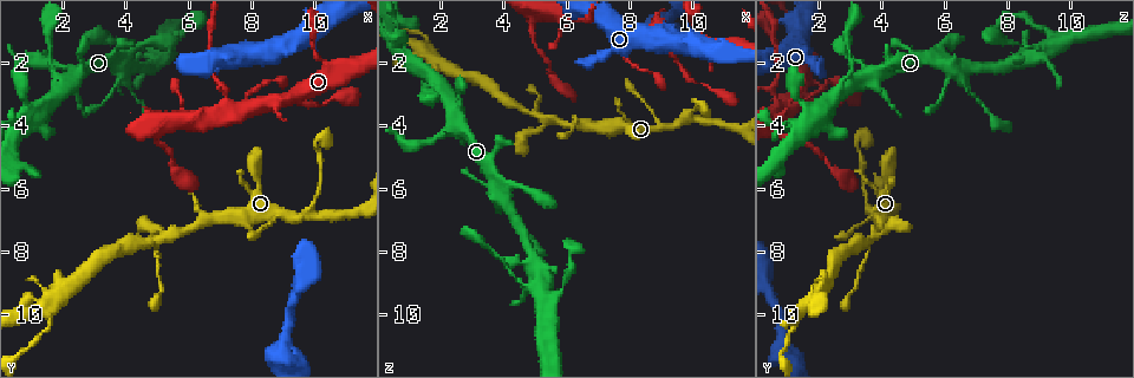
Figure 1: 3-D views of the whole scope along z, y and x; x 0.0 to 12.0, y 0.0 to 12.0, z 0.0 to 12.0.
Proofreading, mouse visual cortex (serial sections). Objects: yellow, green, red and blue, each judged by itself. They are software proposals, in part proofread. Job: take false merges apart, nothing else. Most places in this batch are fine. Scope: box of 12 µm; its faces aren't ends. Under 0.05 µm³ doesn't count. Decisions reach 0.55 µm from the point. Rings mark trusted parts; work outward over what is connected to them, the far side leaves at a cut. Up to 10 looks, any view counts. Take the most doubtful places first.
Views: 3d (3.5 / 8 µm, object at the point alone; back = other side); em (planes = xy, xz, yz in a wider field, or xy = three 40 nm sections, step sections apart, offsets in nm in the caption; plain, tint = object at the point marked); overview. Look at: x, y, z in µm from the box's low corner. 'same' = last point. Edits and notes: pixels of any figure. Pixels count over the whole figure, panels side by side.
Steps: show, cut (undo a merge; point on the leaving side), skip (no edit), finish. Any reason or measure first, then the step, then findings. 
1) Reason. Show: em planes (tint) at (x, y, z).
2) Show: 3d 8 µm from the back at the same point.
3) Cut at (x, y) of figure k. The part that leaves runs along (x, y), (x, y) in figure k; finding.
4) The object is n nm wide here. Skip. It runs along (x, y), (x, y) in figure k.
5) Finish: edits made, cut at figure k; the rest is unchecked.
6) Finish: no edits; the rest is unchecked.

Arms part here. Show: 3d 8 µm at (9.8, 6.7, 3.7).

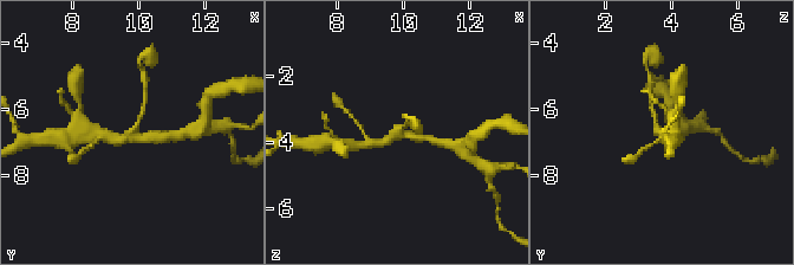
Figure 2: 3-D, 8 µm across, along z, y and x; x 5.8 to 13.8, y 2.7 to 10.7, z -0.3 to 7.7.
Closer look. Show: 3d 3.5 µm at (9.8, 6.7, 3.9).

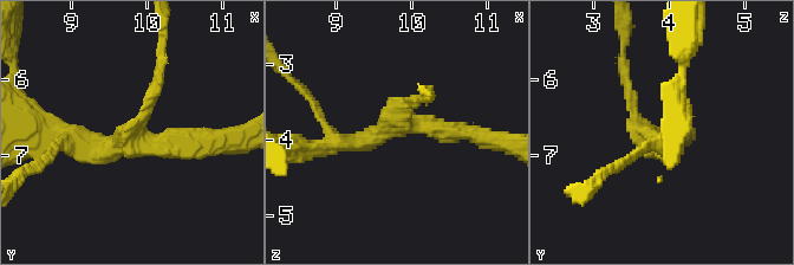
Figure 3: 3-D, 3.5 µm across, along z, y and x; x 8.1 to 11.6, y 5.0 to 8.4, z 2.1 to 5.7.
3 arms meet here; the arms are 150, 250, 250 nm wide. Show: em planes (tint) at (9.80, 6.80, 3.75).

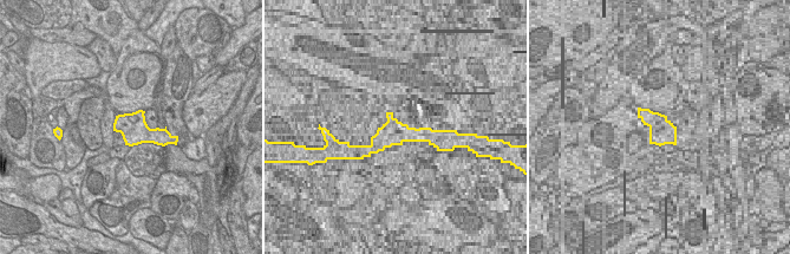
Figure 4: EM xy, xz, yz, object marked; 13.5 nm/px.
Skip. One cell here.

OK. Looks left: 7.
Thin neck. Show: 3d 3.5 µm at (5.4, 7.6, 3.7).

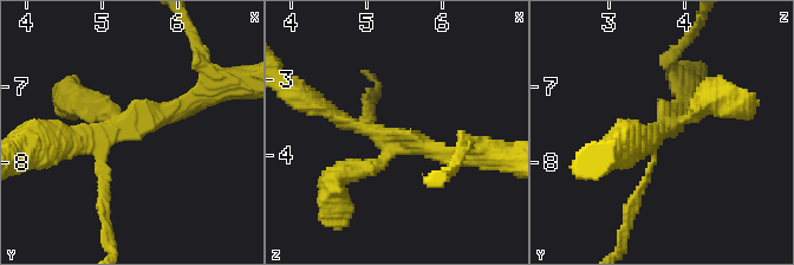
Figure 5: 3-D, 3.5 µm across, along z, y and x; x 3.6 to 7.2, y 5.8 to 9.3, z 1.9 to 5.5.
4 arms meet here; the arms are 100, 200, 250, 250 nm wide. Show: em xy step 1 (tint) at (5.40, 7.50, 3.85).

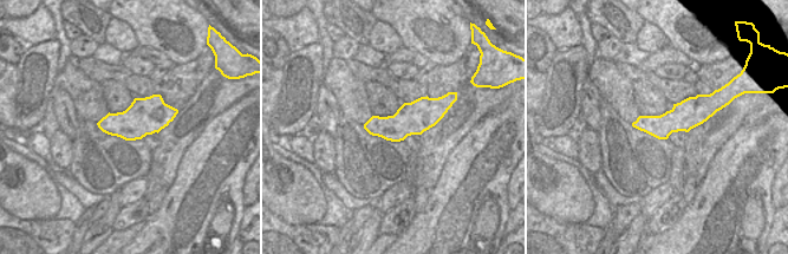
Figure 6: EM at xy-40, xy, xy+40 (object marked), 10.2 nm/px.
Show: em xy step 2 (tint) at the same point.

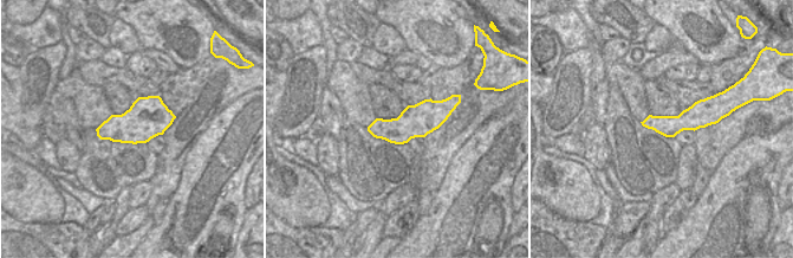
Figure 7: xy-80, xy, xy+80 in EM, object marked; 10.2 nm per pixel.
Skip. It runs along (204, 96), (66, 143) in figure 5; one cell here.

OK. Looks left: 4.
Show: 3d 3.5 µm at (1.4, 9.6, 1.6).

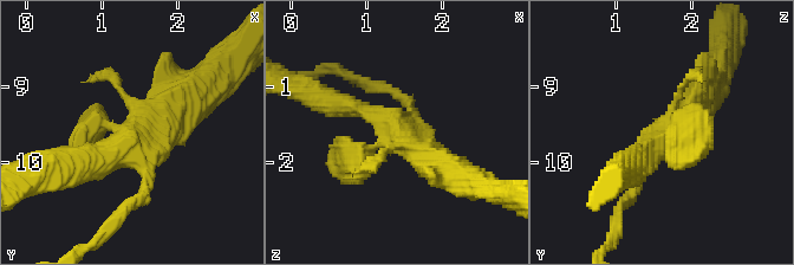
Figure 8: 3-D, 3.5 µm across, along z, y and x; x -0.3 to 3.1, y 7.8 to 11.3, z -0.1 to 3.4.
Show: em xy step 2 (tint) at (1.45, 9.65, 1.65).

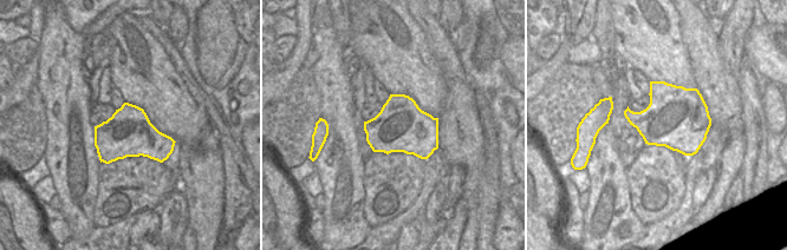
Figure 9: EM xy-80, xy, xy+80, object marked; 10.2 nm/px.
Show: em planes (tint) at the same point.

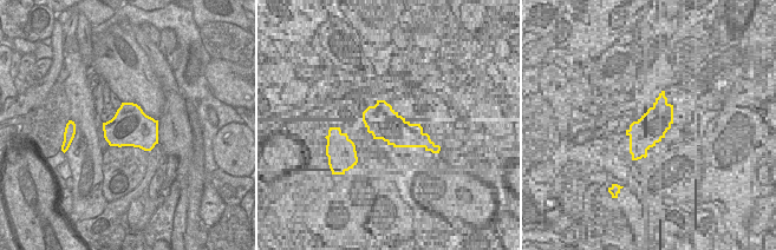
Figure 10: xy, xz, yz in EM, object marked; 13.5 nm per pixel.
Skip. It runs along (188, 90), (134, 144), (71, 167) in figure 8; all the same cell.

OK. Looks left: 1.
Thin neck. Show: 3d 3.5 µm at (5.8, 0.8, 9.1).

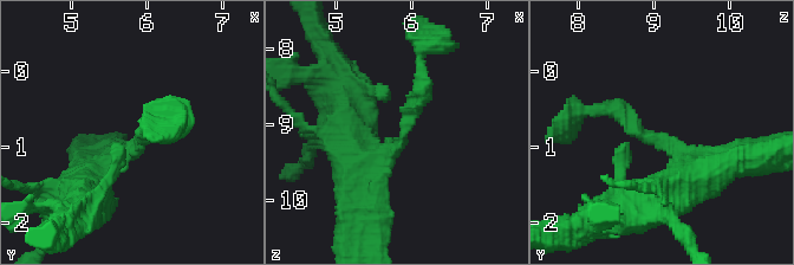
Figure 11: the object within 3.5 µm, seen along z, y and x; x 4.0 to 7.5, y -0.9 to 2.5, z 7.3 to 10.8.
The arms are 200, 350 nm wide. Skip. It runs along (689, 182), (676, 149), (594, 110) in figure 11; one cell here.

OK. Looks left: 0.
Finish: no edits; the rest is unchecked.

